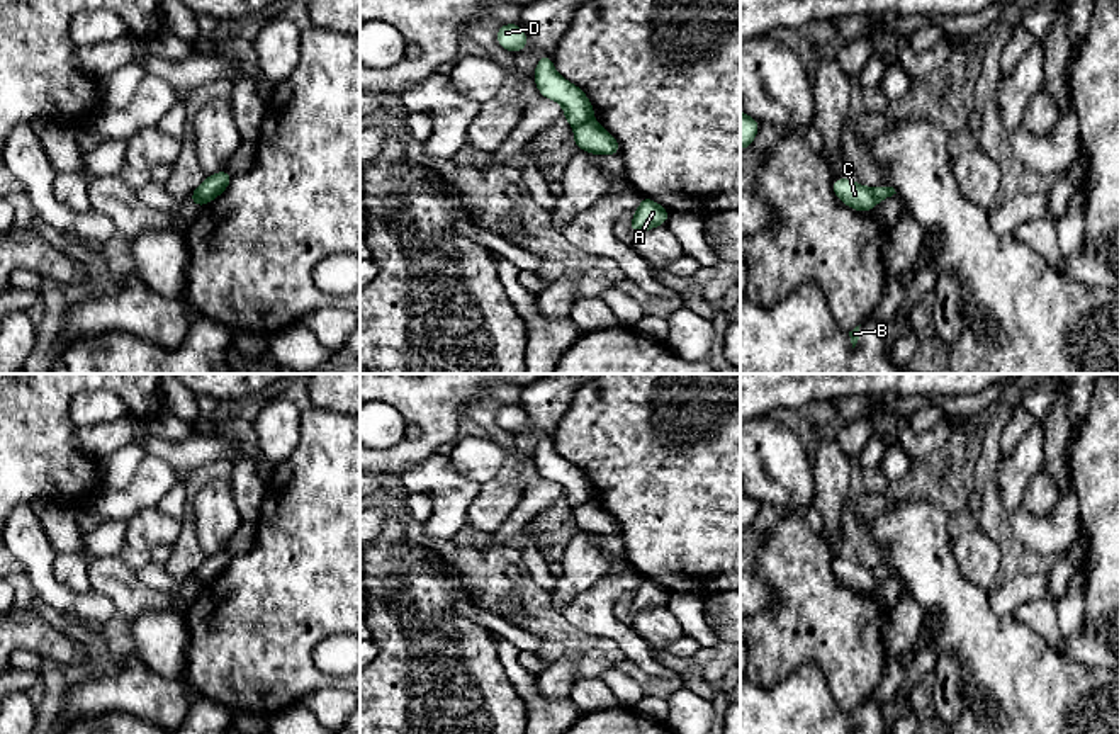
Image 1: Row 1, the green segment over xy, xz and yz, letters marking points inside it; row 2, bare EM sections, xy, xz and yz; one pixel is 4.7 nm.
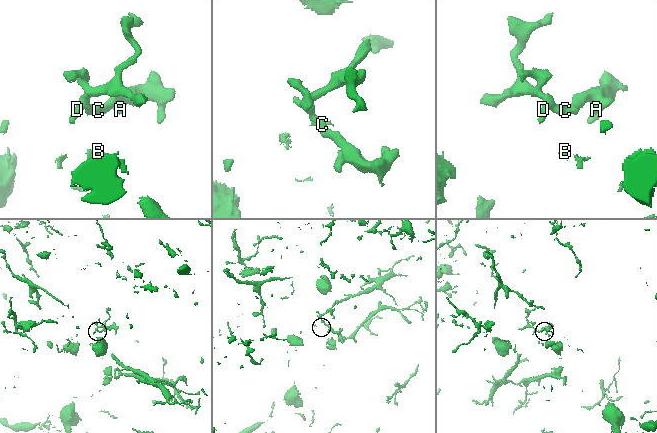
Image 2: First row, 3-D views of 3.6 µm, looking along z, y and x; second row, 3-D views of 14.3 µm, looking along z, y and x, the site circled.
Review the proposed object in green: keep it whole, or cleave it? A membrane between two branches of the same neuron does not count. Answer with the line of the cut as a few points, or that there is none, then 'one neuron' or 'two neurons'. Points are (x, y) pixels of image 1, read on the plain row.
xz (591, 500), (574, 508) | two neurons

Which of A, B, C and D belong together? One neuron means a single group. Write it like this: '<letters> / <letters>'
A / B C D

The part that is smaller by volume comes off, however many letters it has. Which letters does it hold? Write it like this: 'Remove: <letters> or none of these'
Remove: A

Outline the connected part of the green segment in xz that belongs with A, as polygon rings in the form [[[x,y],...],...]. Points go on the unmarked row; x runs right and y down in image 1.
[[[642,576],[640,588],[633,591],[630,612],[635,617],[642,612],[649,612],[655,607],[666,605],[667,600],[669,600],[667,590],[659,586],[655,581]]]

